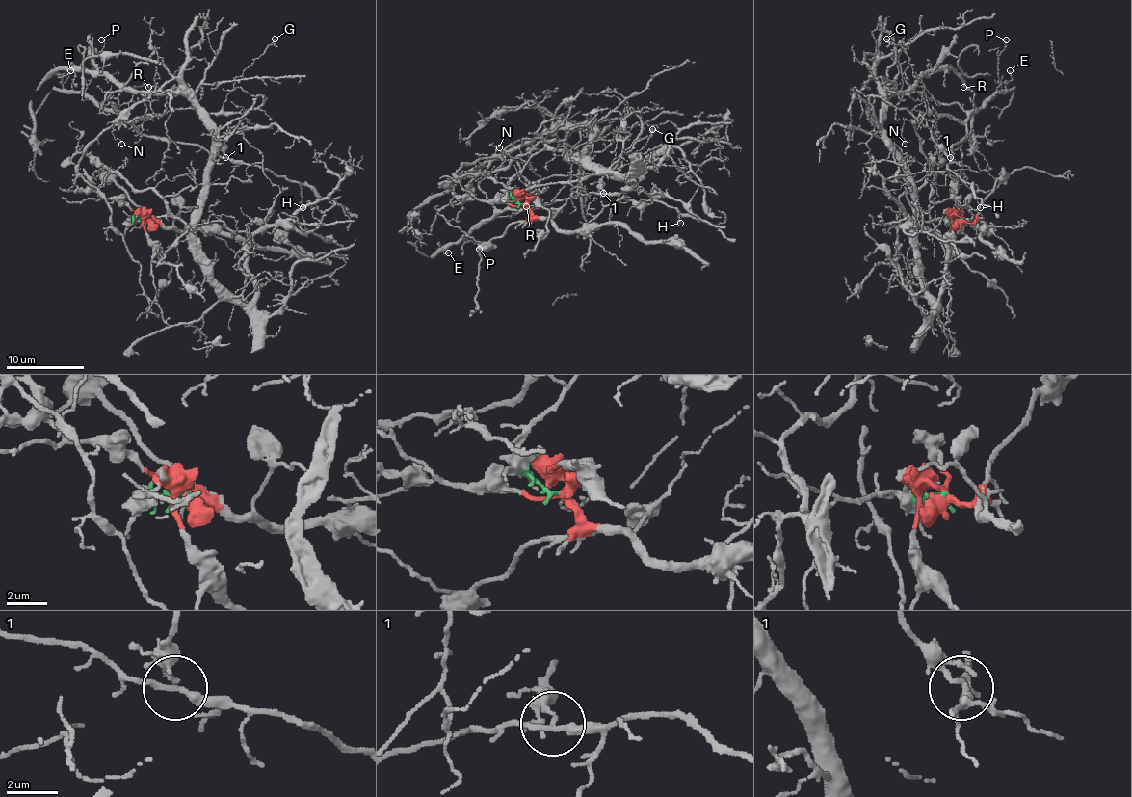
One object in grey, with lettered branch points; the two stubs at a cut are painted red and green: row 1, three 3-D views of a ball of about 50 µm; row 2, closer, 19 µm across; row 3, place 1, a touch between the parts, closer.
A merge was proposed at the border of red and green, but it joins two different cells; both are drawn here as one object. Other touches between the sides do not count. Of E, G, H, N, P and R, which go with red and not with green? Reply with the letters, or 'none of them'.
E, G, H, N, P, R

